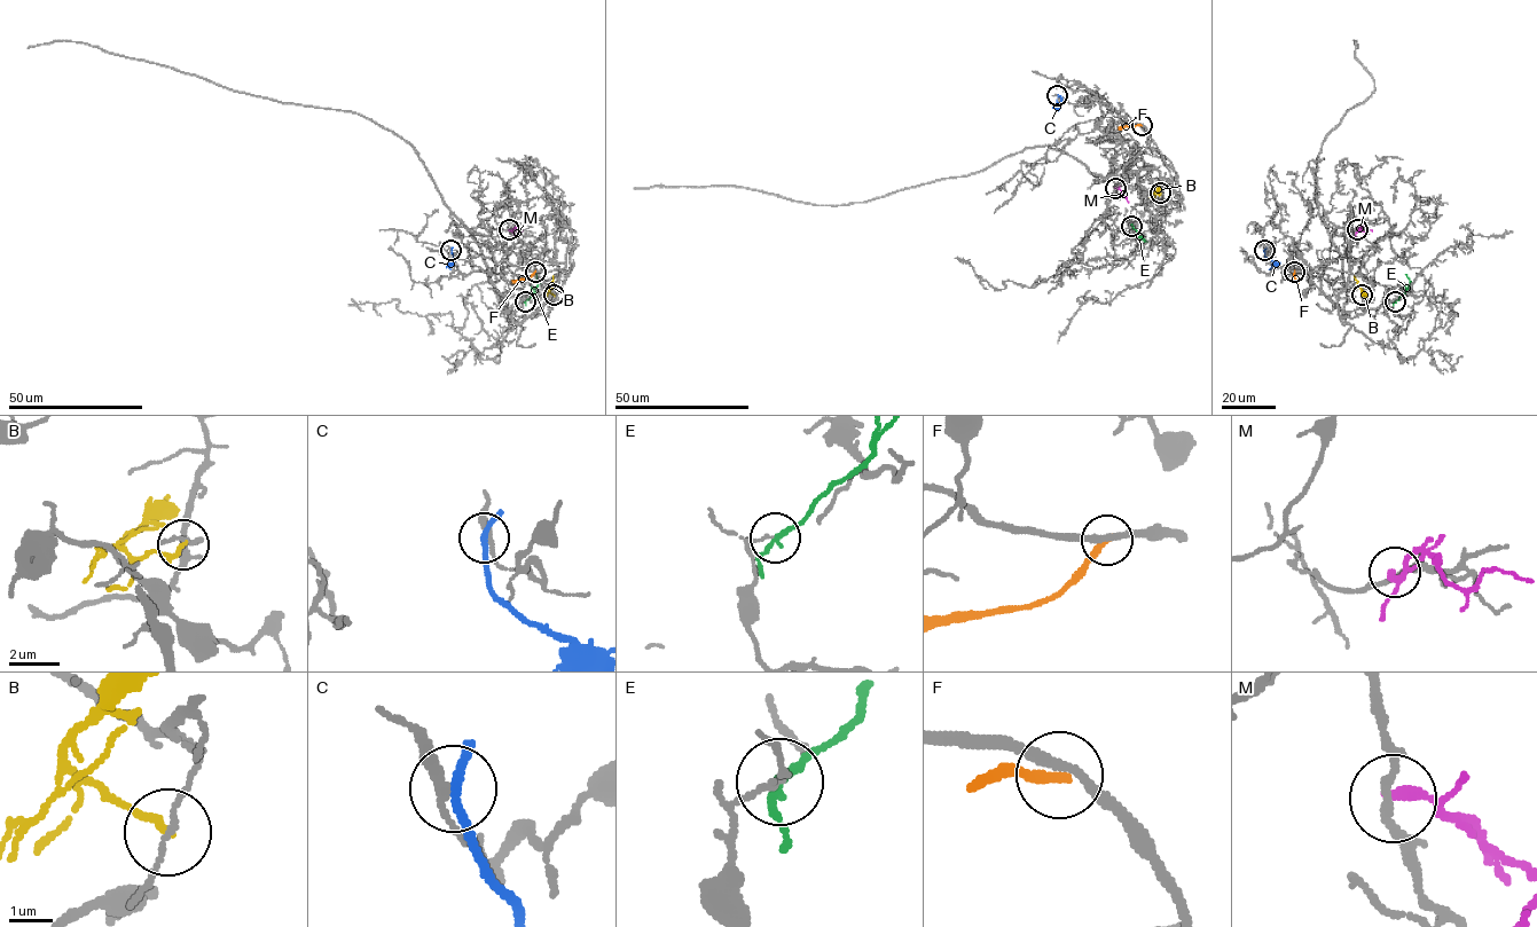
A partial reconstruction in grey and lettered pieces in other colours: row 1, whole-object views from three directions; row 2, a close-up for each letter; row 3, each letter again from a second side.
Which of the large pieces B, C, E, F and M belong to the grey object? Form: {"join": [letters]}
{"join": []}

